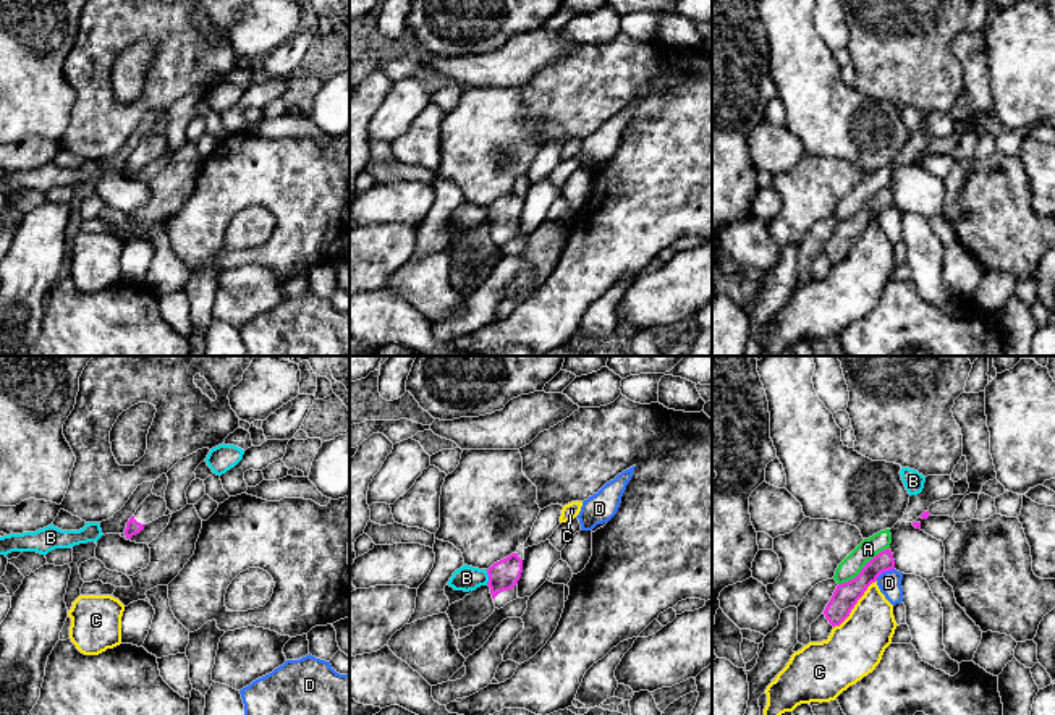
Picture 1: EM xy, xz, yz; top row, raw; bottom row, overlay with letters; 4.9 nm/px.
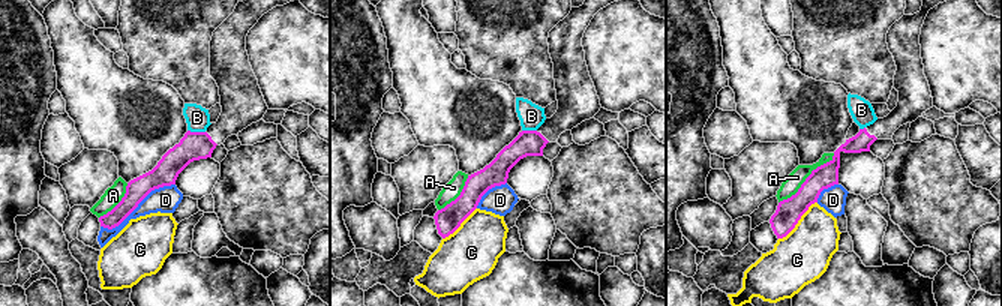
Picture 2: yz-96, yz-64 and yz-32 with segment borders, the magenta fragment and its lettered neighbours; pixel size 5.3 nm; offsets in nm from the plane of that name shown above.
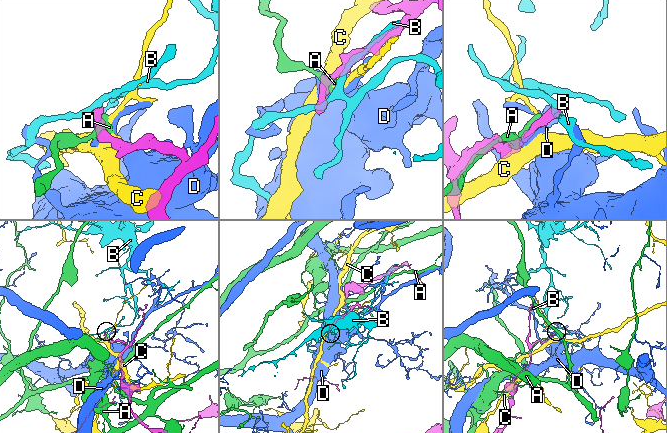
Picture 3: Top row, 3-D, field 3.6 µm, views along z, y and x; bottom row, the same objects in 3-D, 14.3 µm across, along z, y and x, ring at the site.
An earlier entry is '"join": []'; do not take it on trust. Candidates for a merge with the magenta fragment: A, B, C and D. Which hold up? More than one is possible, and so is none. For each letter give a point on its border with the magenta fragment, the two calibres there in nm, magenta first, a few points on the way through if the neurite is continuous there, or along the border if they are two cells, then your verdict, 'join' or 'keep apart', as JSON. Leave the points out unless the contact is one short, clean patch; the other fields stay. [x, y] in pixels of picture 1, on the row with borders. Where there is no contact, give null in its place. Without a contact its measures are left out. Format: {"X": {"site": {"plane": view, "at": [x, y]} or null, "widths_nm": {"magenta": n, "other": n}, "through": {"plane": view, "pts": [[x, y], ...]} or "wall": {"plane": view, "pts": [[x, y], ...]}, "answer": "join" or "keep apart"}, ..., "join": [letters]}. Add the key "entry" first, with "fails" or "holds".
{"entry": "holds", "A": {"site": {"plane": "yz", "at": [864, 566]}, "widths_nm": {"magenta": 120, "other": 100}, "wall": {"plane": "yz", "pts": [[889, 547], [876, 554], [853, 578], [838, 584]]}, "answer": "keep apart"}, "B": {"site": {"plane": "xz", "at": [489, 578]}, "widths_nm": {"magenta": 150, "other": 120}, "answer": "keep apart"}, "C": {"site": {"plane": "yz", "at": [855, 604]}, "widths_nm": {"magenta": 120, "other": 280}, "answer": "keep apart"}, "D": {"site": {"plane": "yz", "at": [884, 571]}, "widths_nm": {"magenta": 120, "other": 120}, "wall": {"plane": "yz", "pts": [[893, 568], [876, 579]]}, "answer": "keep apart"}, "join": []}

